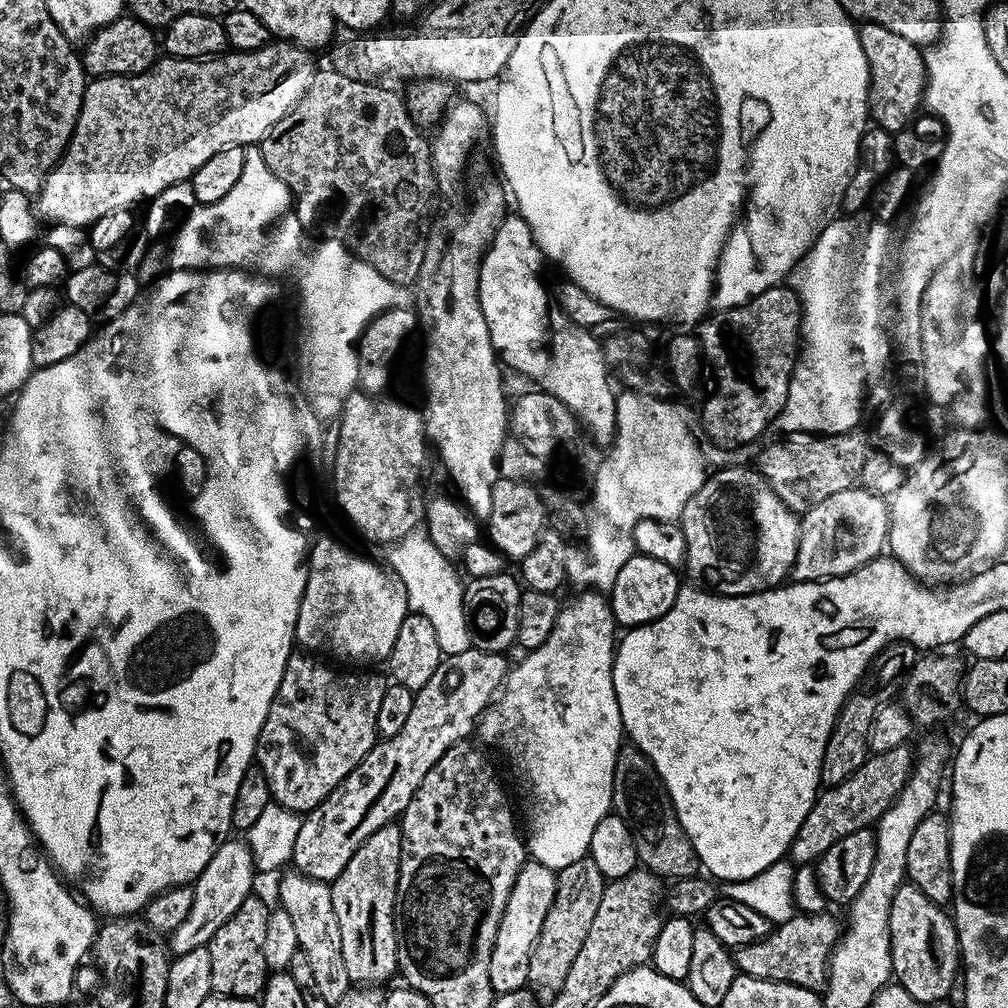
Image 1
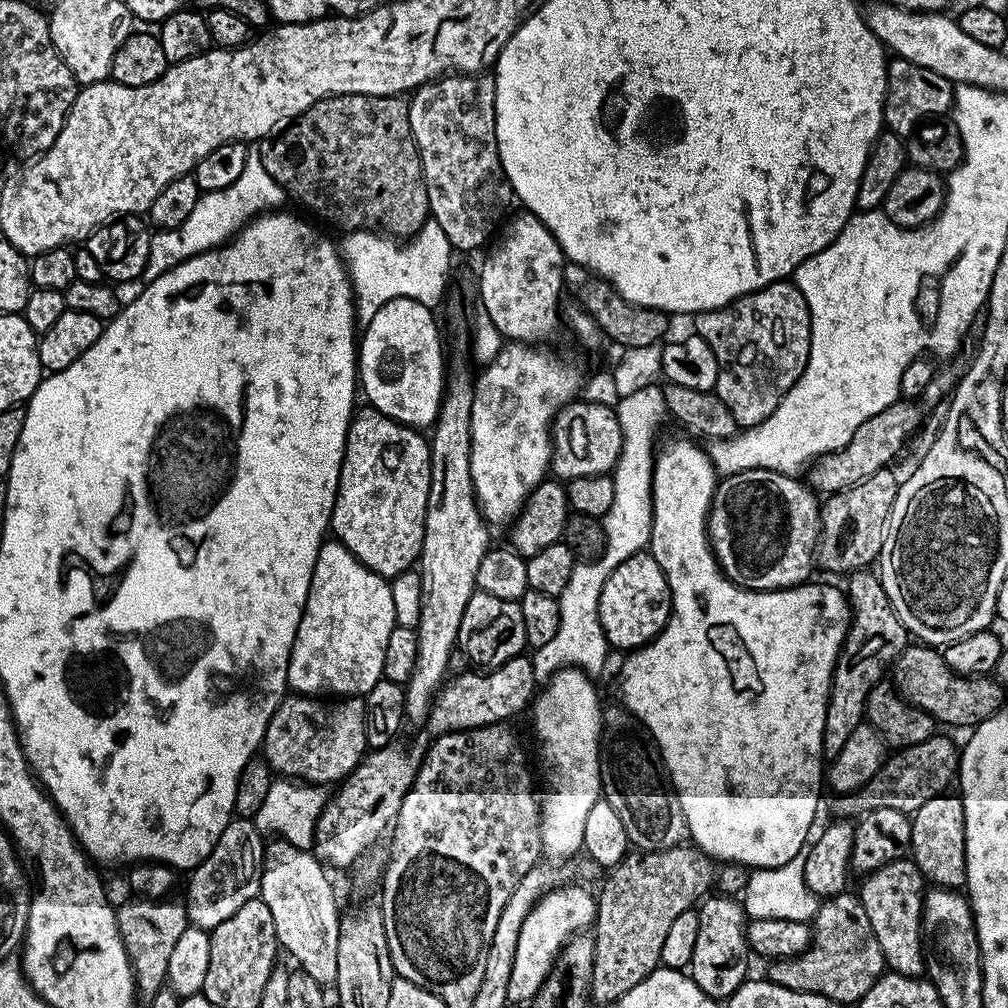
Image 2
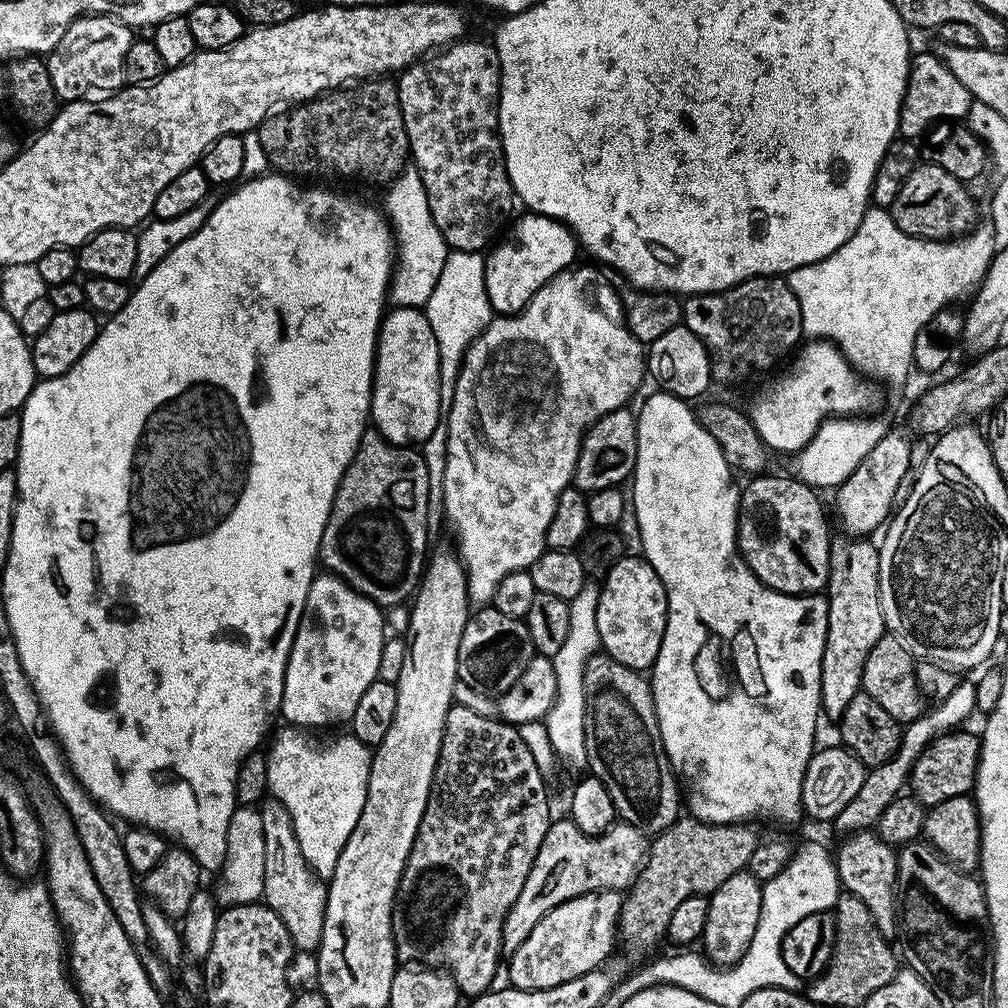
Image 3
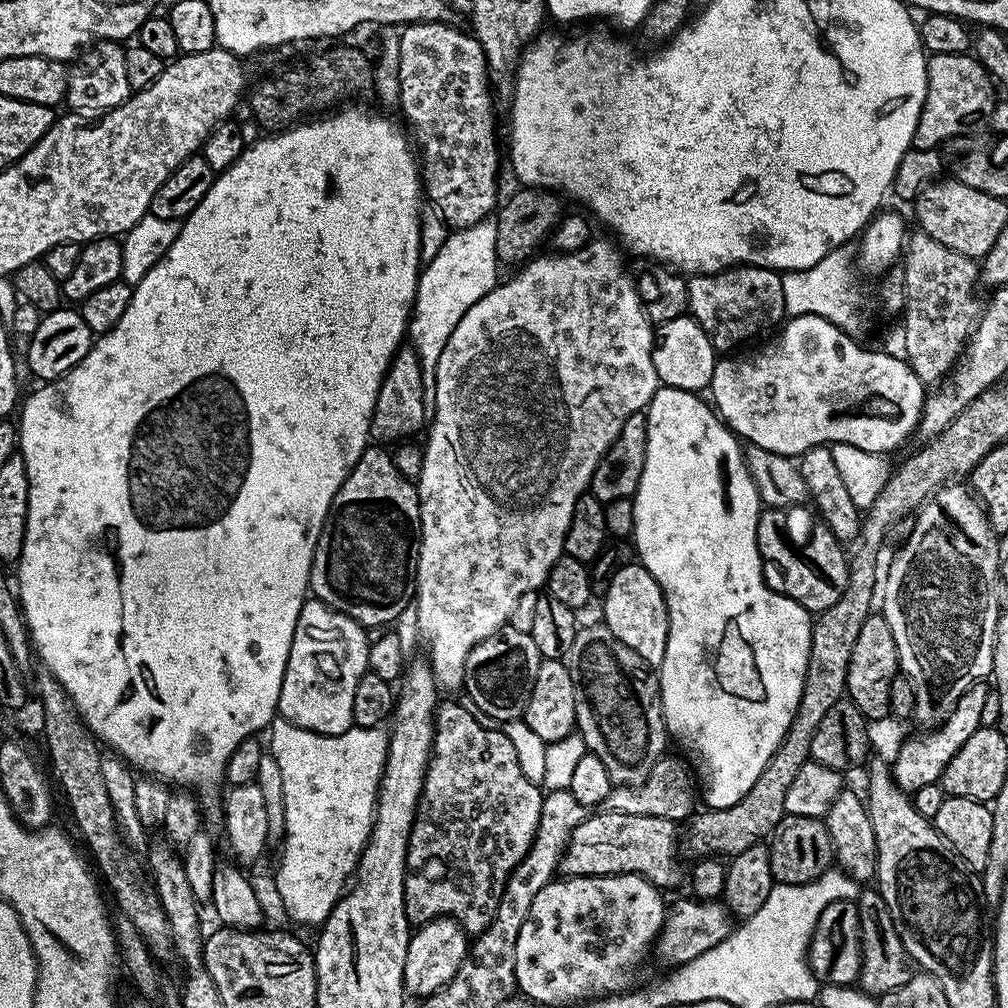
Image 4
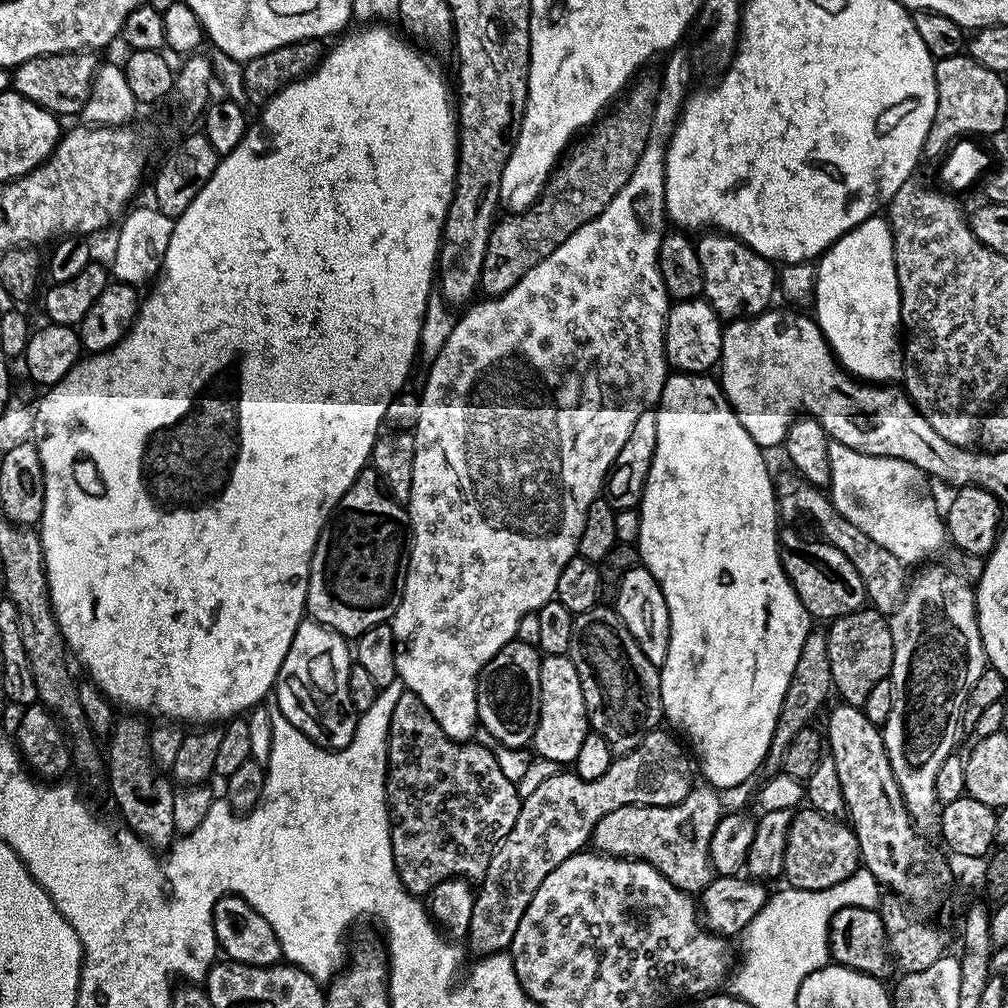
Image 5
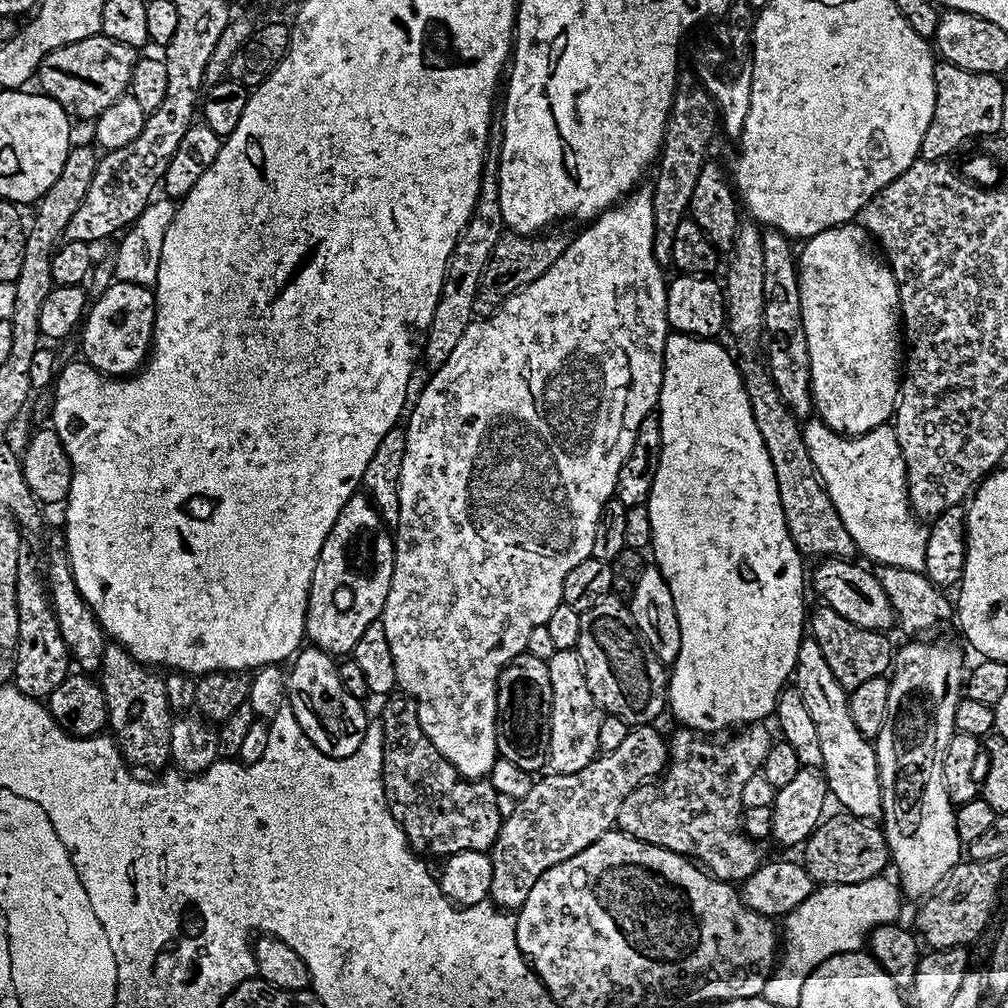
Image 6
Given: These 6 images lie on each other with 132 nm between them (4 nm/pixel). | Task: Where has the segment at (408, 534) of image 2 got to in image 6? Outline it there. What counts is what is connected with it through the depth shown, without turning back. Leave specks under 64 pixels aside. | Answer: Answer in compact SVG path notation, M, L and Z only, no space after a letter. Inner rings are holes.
M357 494L350 497L346 506L342 506L334 526L330 526L330 534L326 534L322 542L322 550L316 559L310 582L308 608L304 611L304 630L307 639L315 647L333 658L347 657L358 638L362 638L362 630L383 617L386 594L390 594L390 578L394 574L395 549L394 536L389 525L380 517L367 495Z

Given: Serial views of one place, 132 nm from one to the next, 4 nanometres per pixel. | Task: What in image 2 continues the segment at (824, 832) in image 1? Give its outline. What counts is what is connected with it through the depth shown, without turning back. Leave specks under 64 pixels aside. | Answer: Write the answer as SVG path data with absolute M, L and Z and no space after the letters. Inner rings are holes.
M943 734L926 738L926 742L918 742L918 746L893 751L891 755L864 787L835 797L837 817L859 818L879 808L902 810L911 814L918 810L918 806L930 802L930 798L947 793L948 783L957 779L958 744Z

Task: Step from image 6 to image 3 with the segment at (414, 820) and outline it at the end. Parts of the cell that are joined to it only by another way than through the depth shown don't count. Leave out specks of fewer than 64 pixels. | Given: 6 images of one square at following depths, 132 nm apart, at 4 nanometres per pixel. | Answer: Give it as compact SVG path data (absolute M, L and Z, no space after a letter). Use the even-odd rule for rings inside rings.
M460 702L453 703L446 714L446 726L442 746L438 754L438 762L432 779L432 789L426 802L426 810L422 814L422 822L418 826L418 834L414 838L414 846L406 858L404 873L400 879L400 888L396 892L396 904L392 907L392 937L396 943L396 958L400 962L411 962L416 966L427 966L443 970L452 977L456 987L465 997L475 998L493 987L492 979L496 976L496 967L502 964L502 926L510 906L522 894L522 882L526 882L526 874L530 874L530 866L534 866L534 858L542 846L542 838L546 838L546 830L550 823L548 816L548 788L544 785L544 776L540 773L540 764L532 753L532 748L520 737L519 727L505 724L499 718L491 720L480 712Z

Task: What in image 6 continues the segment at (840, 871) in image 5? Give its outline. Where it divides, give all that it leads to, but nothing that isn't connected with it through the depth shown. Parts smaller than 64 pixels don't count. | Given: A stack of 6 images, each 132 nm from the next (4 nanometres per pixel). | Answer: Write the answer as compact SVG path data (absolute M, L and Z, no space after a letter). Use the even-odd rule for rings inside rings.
M837 811L837 816L831 814L825 815L821 819L820 824L816 827L808 839L802 845L802 863L805 870L810 874L810 878L815 880L817 885L823 886L826 884L853 884L854 882L866 882L870 878L881 875L885 870L884 867L889 867L890 853L888 843L884 837L883 827L874 825L867 819L853 816L847 811Z

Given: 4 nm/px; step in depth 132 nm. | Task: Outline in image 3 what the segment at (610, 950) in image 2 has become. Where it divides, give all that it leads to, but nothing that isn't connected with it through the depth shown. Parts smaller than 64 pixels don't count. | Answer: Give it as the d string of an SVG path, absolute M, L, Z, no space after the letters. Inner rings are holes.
M681 818L651 841L640 875L627 889L620 911L618 936L628 948L652 948L667 937L670 914L684 899L712 895L726 878L745 871L758 843L751 823L708 824ZM688 819L688 820L687 820Z

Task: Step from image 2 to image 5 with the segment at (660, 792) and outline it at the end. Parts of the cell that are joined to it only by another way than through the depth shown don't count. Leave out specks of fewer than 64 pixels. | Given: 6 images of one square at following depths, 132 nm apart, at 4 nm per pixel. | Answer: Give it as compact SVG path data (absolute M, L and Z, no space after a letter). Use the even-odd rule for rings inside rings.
M597 606L577 612L574 616L574 638L570 638L570 655L582 682L586 710L590 714L591 731L602 734L612 746L613 753L633 752L644 736L661 727L664 708L660 704L660 669L634 642L634 634L626 630L626 622L616 613L615 607Z

